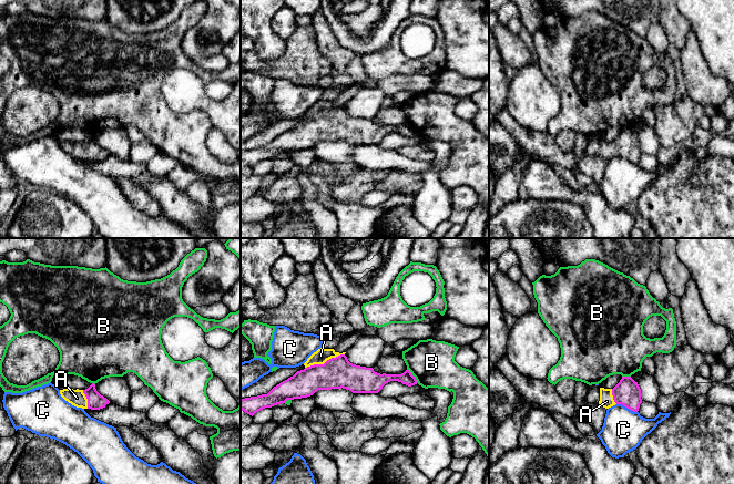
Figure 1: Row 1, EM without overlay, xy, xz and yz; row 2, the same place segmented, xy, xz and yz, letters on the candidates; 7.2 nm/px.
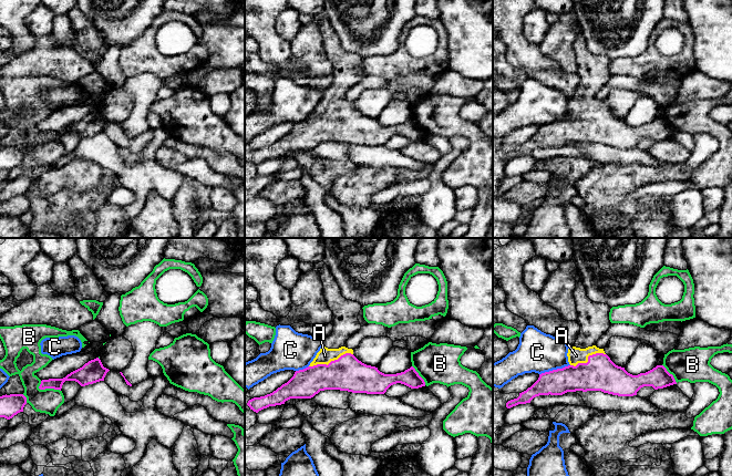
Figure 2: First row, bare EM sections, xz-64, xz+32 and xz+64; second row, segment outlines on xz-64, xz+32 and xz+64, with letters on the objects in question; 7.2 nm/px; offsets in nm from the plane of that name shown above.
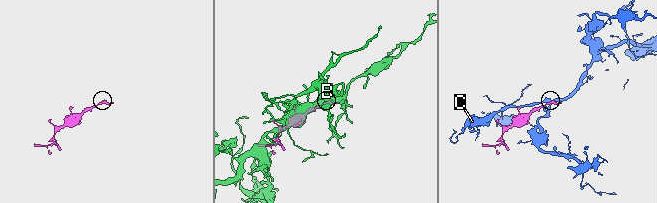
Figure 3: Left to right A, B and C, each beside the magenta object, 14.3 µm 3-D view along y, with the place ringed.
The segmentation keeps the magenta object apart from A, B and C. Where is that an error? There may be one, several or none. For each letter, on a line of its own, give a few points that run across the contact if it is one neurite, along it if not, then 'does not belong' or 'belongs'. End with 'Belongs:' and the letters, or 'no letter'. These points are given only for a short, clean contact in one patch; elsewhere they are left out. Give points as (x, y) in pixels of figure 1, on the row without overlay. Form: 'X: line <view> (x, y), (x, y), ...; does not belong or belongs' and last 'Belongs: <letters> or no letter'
A: line xz (337, 124), (325, 114), (320, 107); belongs
B: does not belong
C: does not belong
Belongs: A

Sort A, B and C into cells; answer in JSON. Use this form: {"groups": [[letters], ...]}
{"groups": [["A"], ["B"], ["C"]]}

